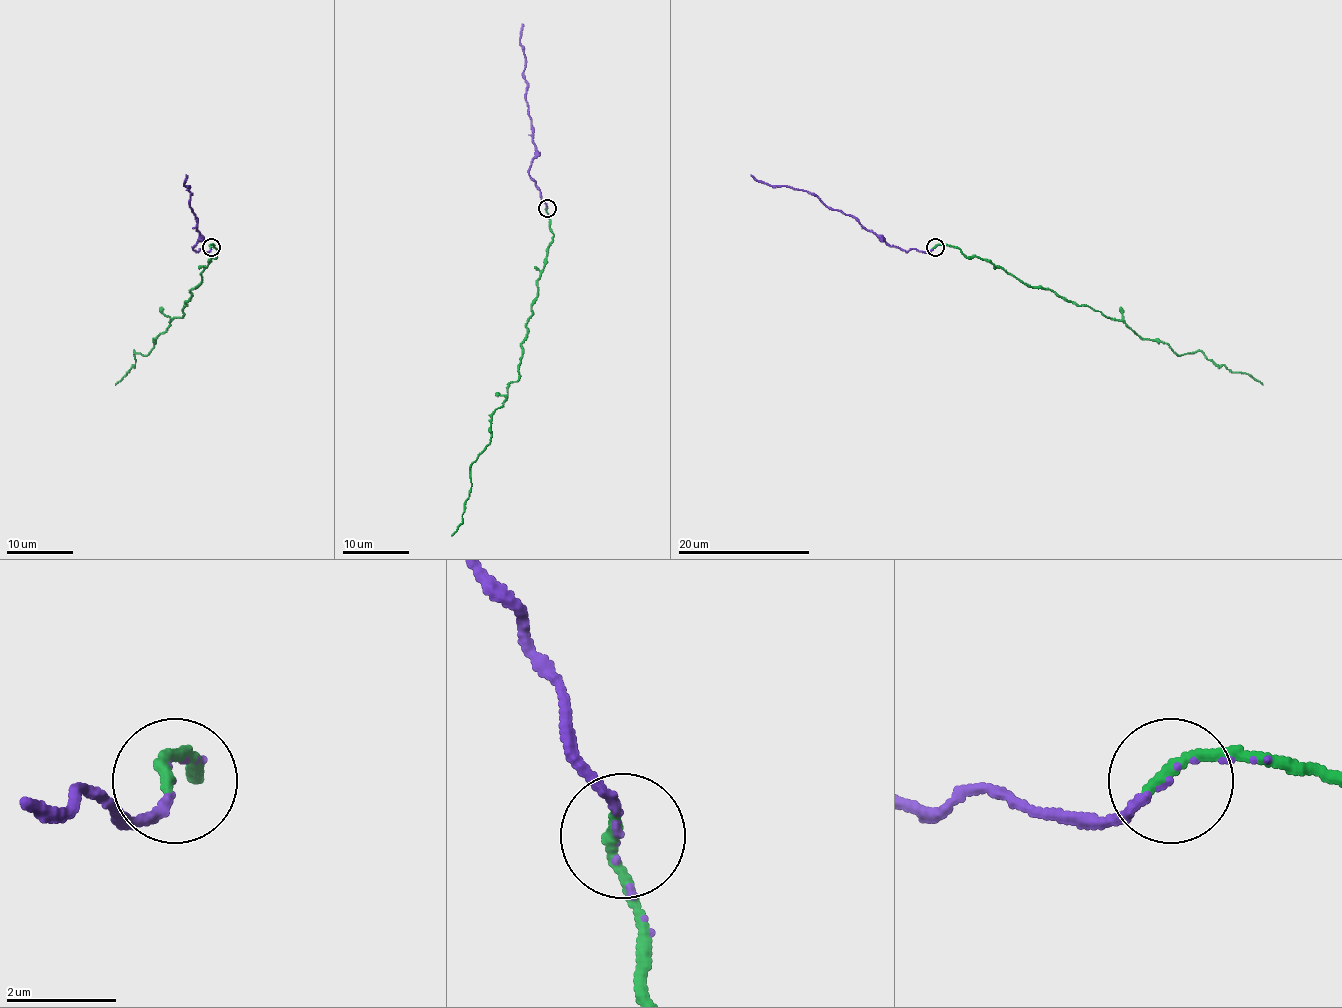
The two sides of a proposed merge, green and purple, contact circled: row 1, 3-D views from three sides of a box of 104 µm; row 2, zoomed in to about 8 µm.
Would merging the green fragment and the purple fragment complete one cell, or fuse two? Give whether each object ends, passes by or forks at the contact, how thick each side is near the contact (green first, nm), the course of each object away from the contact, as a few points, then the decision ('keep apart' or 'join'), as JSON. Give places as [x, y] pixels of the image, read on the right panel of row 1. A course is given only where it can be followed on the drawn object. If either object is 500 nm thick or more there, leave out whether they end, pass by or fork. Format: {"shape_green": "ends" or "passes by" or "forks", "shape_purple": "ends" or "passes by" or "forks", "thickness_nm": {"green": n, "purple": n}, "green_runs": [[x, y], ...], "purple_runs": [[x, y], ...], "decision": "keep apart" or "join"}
{"shape_green": "ends", "shape_purple": "passes by", "thickness_nm": {"green": 240, "purple": 90}, "green_runs": [[935, 248], [950, 244], [990, 259], [1031, 286], [1165, 342], [1178, 355], [1200, 350], [1263, 385]], "purple_runs": [[935, 248], [917, 251], [895, 248], [850, 216], [829, 209], [816, 196], [787, 186], [766, 185], [751, 175]], "decision": "join"}

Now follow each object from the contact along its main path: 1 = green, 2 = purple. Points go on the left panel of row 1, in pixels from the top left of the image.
1: (211, 248), (216, 256), (191, 289), (183, 316), (154, 339), (146, 355), (135, 350), (135, 364), (115, 385)
2: (211, 248), (204, 251), (193, 248), (199, 241), (199, 233), (191, 209), (189, 186), (184, 185), (188, 175)

